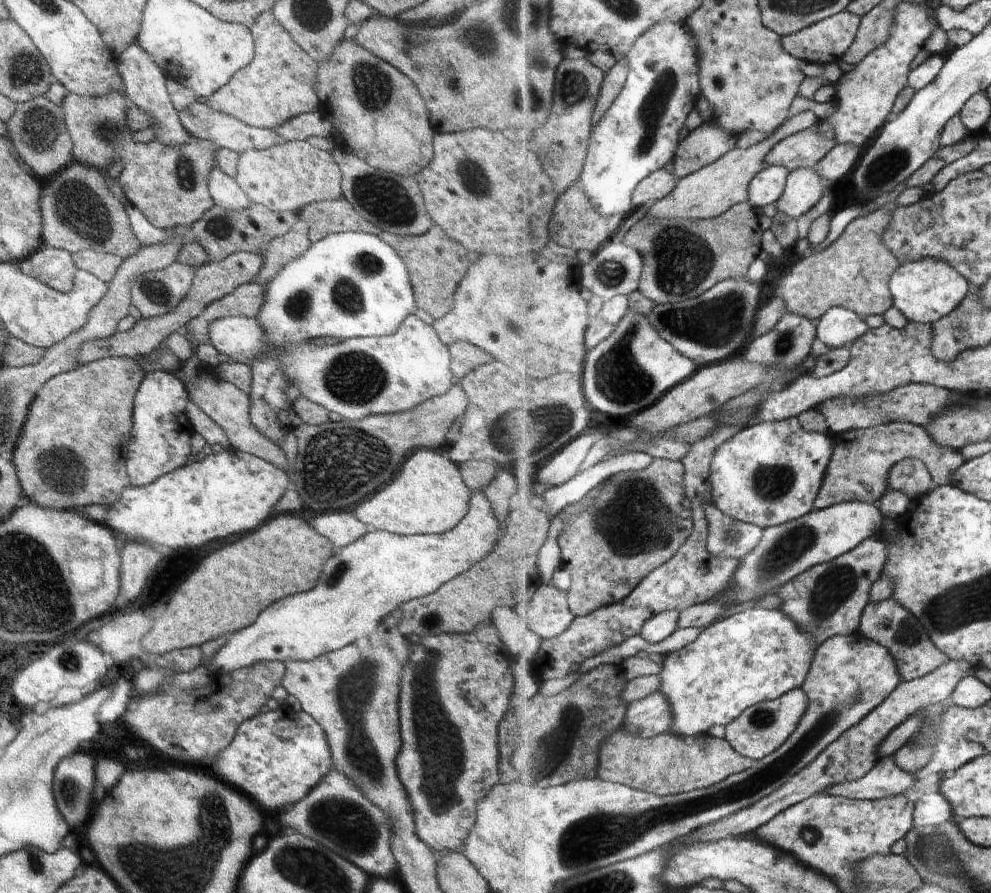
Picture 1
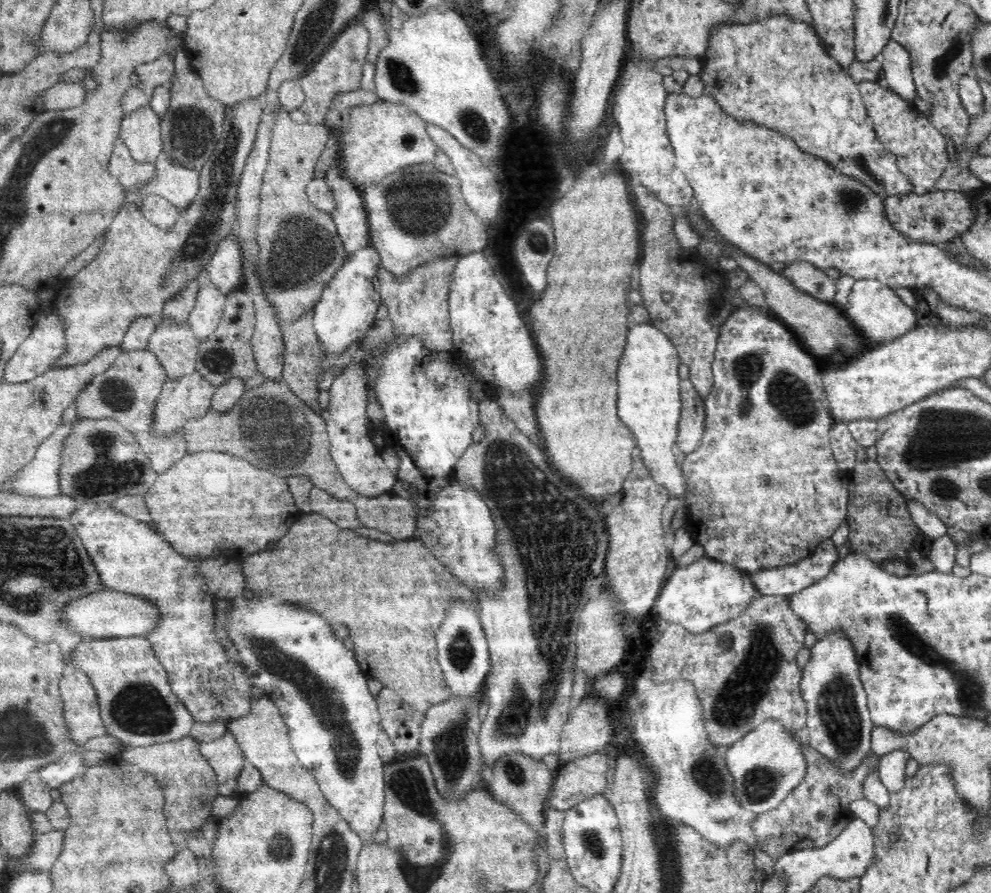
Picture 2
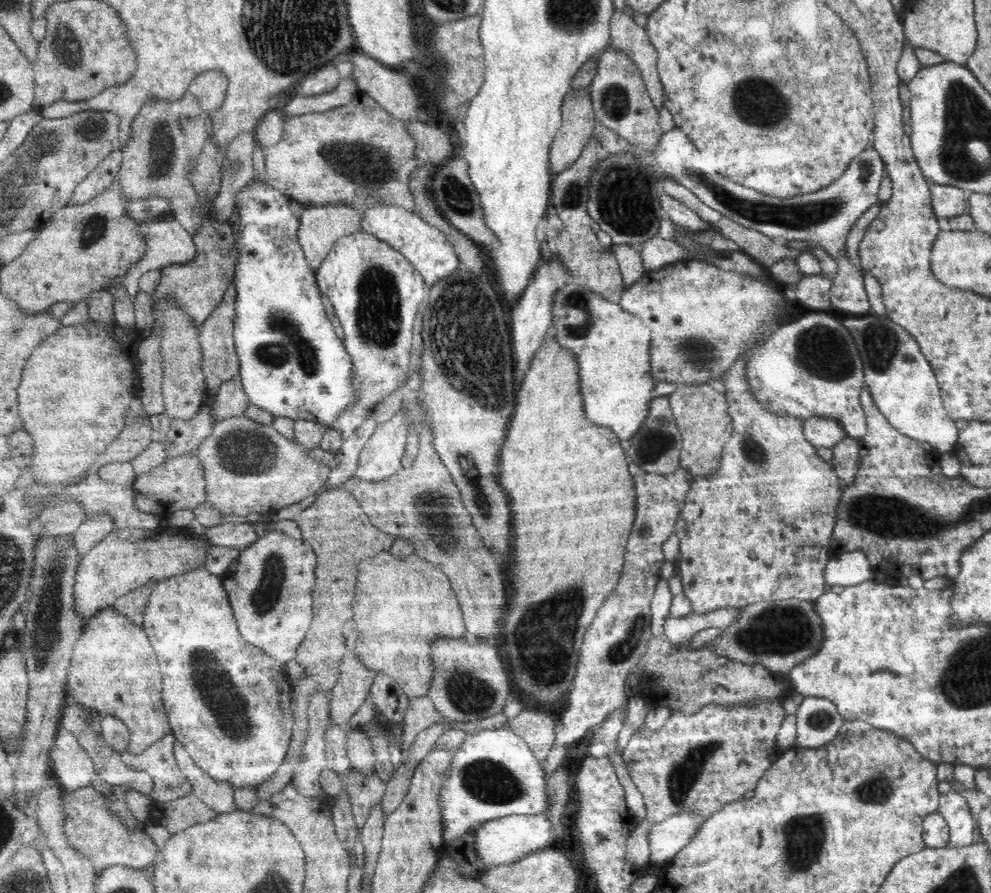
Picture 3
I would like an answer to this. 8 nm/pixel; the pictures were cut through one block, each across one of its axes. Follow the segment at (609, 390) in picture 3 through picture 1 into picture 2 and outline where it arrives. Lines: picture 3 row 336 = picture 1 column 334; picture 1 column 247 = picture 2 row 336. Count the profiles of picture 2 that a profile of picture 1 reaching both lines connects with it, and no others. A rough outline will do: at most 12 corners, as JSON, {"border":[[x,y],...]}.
{"border":[[649,322],[631,323],[618,416],[652,478],[681,502],[672,453],[681,360]]}

